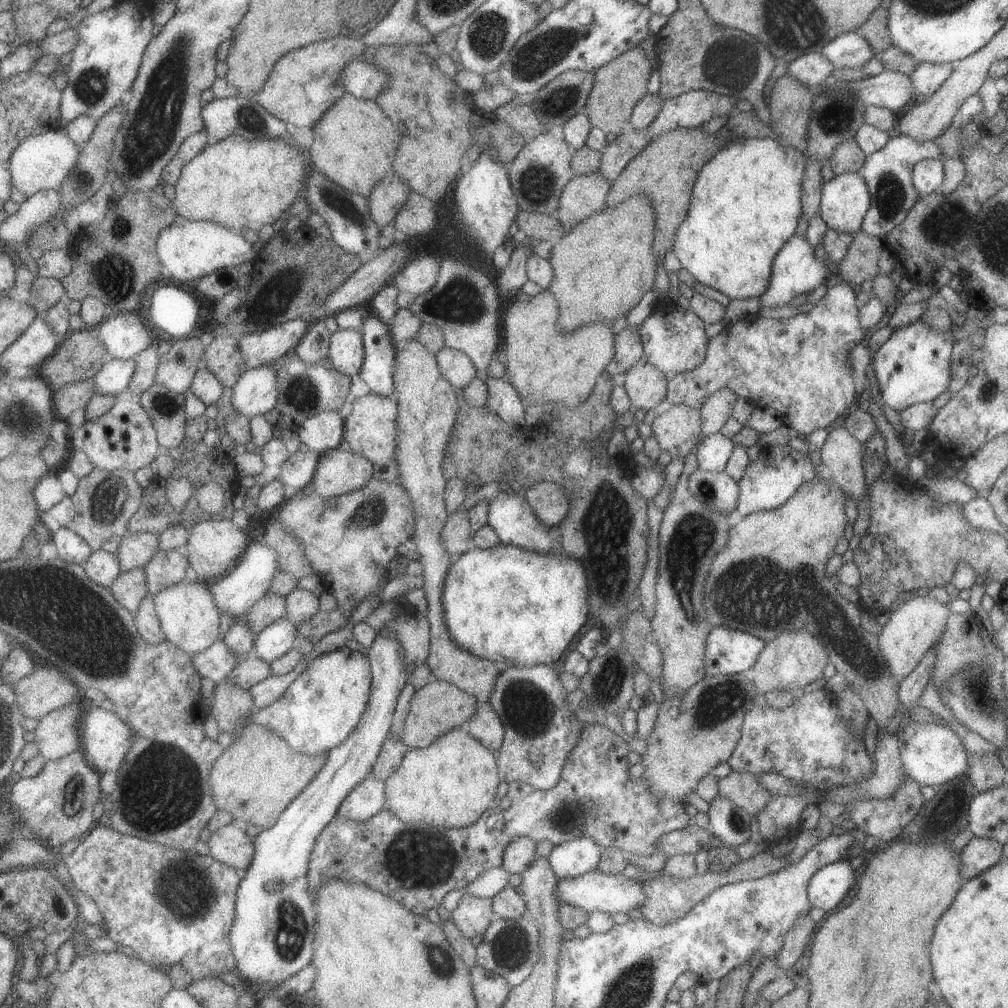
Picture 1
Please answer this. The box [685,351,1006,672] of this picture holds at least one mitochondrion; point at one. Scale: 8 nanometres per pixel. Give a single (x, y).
(733, 596)

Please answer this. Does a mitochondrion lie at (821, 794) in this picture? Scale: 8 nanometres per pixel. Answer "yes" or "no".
no

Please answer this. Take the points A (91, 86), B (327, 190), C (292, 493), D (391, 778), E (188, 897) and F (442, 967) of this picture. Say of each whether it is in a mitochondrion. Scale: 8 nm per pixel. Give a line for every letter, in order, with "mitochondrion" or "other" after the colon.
A: mitochondrion
B: mitochondrion
C: other
D: other
E: mitochondrion
F: mitochondrion

